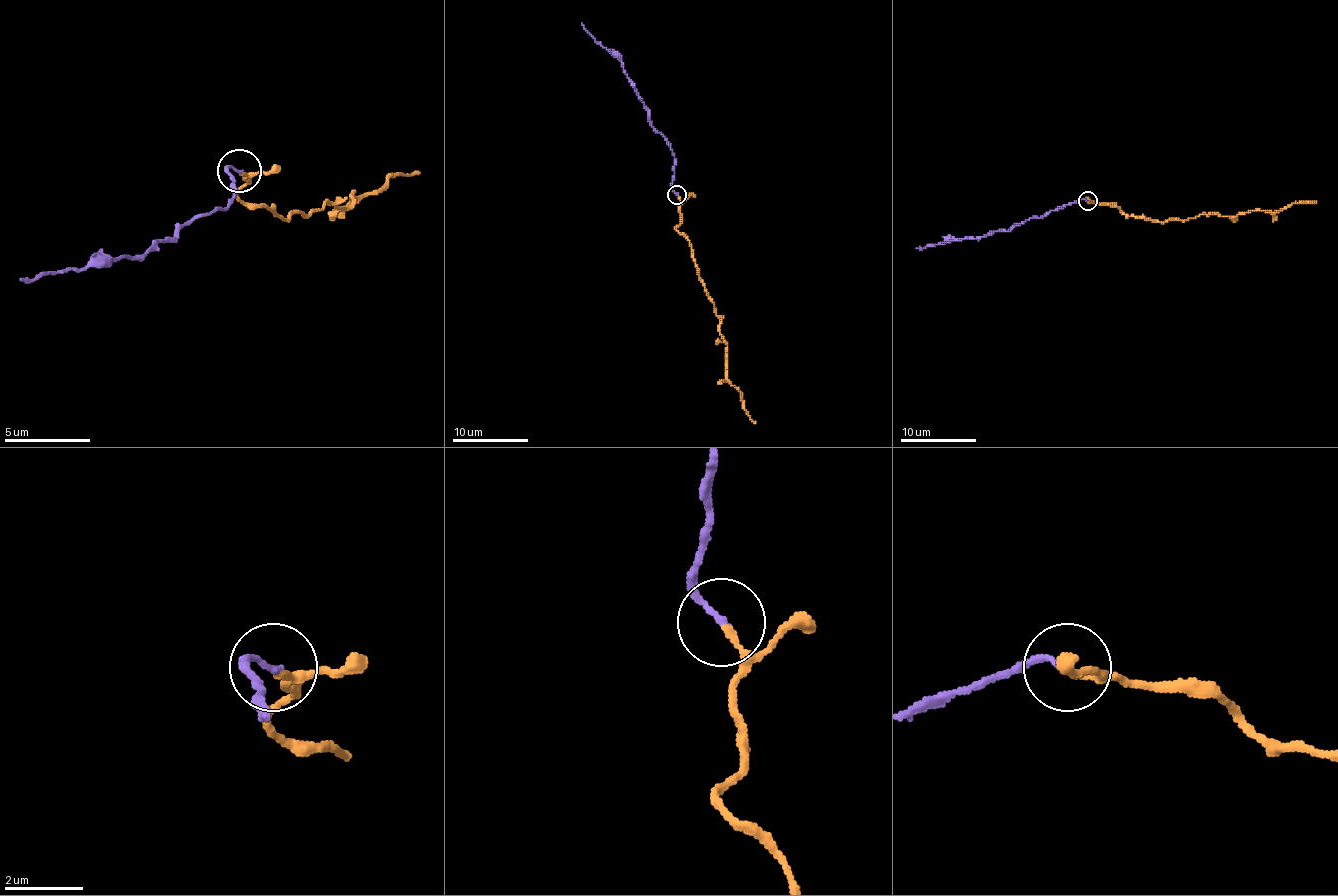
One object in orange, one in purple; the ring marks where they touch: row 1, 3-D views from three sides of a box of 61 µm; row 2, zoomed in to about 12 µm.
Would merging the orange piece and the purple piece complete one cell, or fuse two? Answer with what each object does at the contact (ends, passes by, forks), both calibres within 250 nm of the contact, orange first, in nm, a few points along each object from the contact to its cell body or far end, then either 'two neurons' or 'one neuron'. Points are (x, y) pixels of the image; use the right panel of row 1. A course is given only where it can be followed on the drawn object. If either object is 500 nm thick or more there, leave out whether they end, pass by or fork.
orange passes by; purple ends there; 130 nm thick on the orange side, 160 nm on the other; orange runs (1088, 201), (1112, 203), (1122, 212), (1165, 222), (1201, 214), (1275, 212), (1293, 203), (1316, 201); purple runs (1088, 201), (1078, 199), (1018, 225), (976, 239), (946, 239), (937, 244), (916, 248); one neuron

